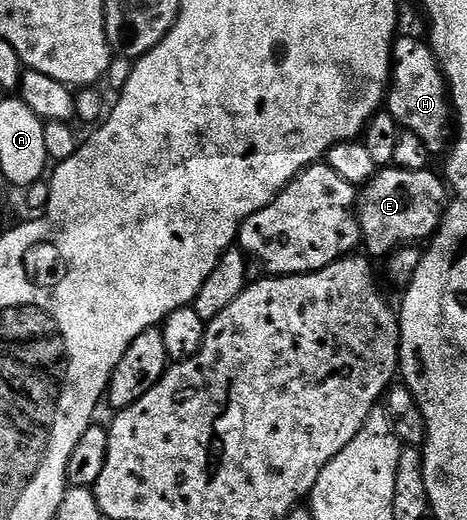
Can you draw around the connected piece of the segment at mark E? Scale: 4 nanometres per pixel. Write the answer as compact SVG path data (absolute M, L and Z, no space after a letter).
M396 166L379 170L374 178L361 188L358 206L358 220L362 225L362 243L371 251L369 254L389 257L403 247L418 245L418 242L429 240L438 230L448 206L448 184L441 174L434 169L425 171L405 171Z

